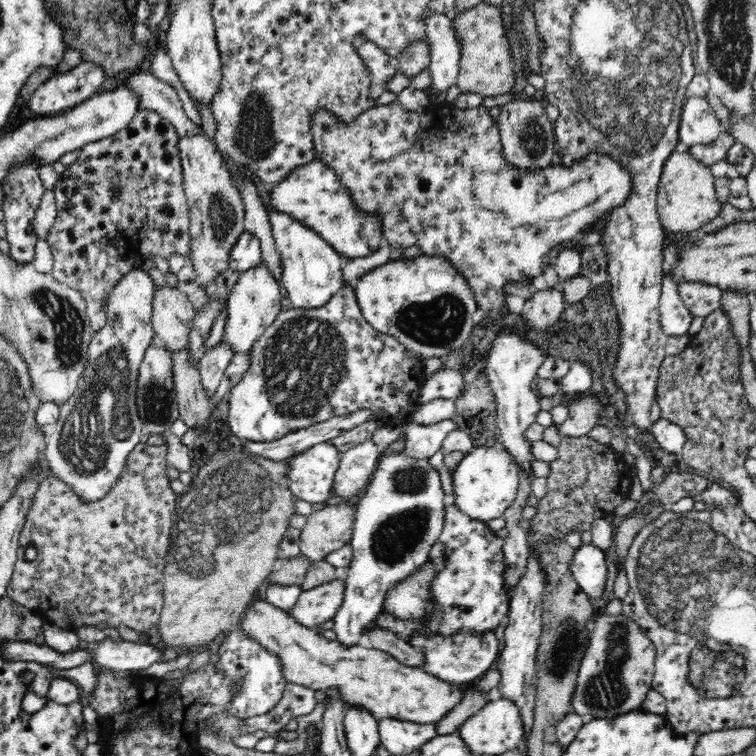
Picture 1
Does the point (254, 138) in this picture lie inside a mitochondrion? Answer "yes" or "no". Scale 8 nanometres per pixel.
yes

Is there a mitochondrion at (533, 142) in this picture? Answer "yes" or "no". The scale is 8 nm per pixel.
yes

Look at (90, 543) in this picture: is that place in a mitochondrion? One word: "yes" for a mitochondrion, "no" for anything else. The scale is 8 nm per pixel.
no

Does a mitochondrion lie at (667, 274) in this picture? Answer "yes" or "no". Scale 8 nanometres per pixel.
no

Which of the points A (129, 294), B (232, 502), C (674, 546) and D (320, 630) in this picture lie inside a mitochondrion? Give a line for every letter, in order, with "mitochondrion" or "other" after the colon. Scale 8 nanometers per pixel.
A: other
B: mitochondrion
C: mitochondrion
D: other

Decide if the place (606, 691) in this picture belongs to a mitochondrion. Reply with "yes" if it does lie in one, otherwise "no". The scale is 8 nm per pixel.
yes

